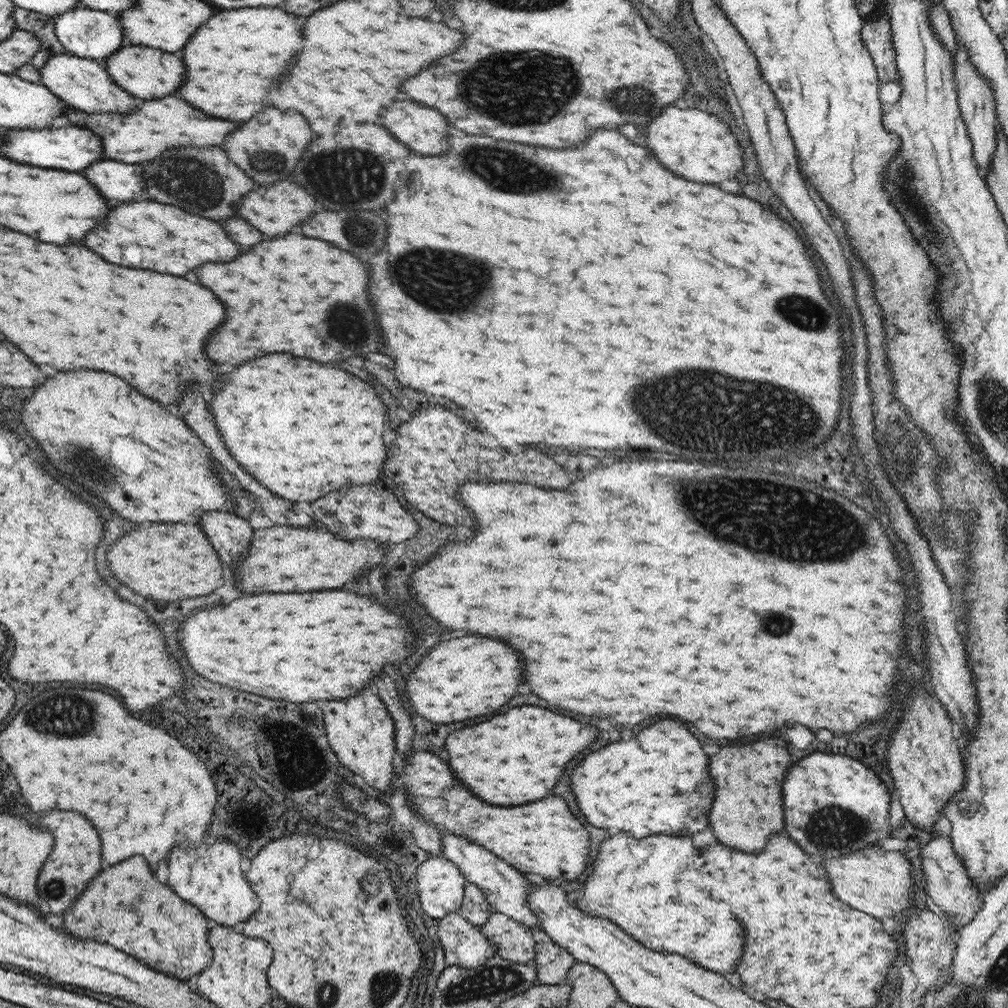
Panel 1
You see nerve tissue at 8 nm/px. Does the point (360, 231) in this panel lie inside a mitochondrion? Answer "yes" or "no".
yes

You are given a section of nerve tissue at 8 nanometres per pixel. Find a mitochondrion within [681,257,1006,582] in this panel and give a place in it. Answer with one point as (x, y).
(949, 530)

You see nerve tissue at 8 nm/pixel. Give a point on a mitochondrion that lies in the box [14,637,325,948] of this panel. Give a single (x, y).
(72, 715)

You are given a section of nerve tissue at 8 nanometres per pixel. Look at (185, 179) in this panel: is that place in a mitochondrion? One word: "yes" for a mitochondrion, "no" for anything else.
yes

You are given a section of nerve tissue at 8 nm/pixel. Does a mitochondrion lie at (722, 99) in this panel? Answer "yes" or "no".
no

